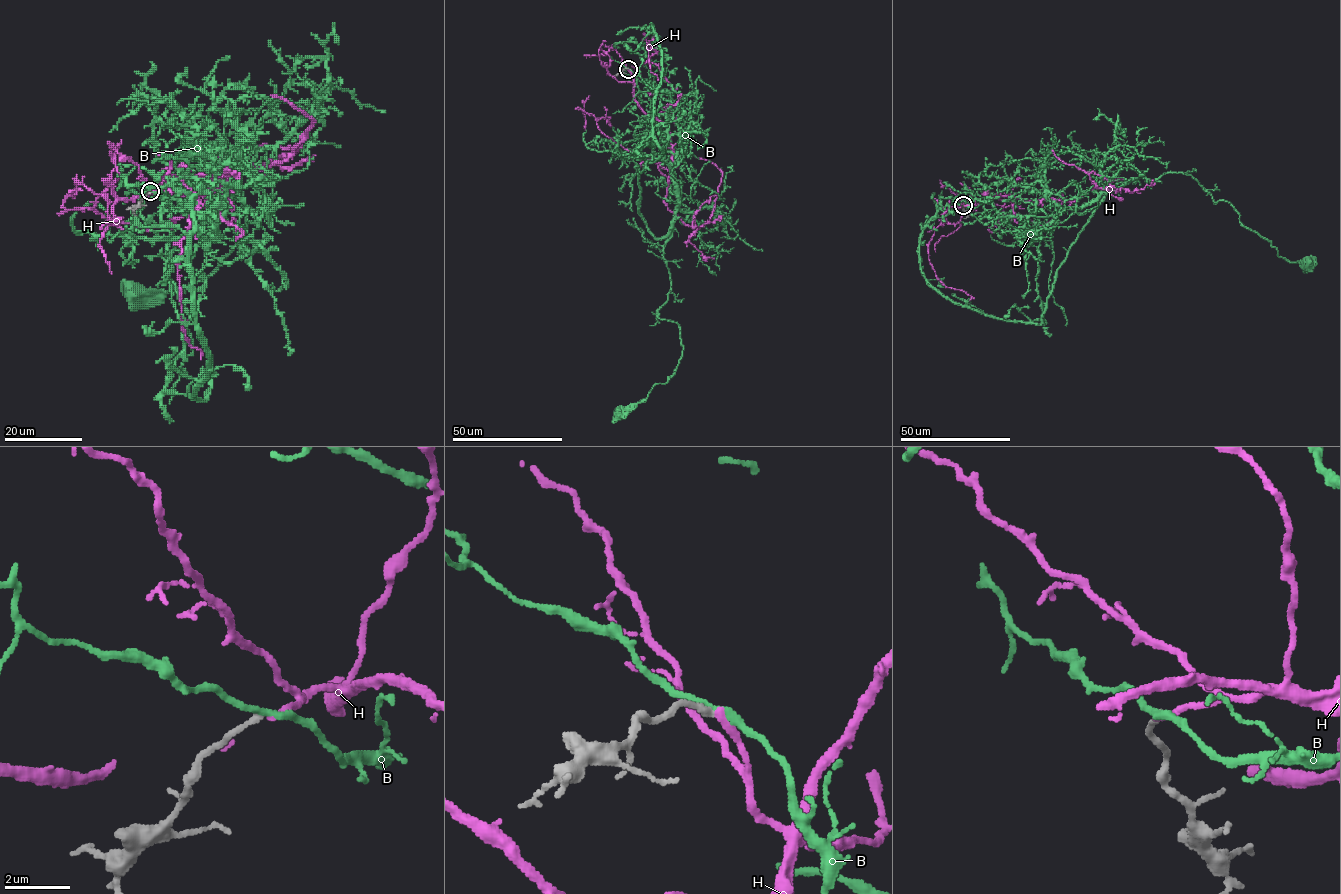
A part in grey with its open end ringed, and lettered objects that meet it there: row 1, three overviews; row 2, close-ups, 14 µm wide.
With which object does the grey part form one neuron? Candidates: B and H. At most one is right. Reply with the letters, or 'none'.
none

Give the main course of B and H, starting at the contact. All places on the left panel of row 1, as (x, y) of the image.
B: (150, 192), (223, 181), (217, 236), (223, 135), (203, 179), (240, 183), (246, 227), (183, 291), (133, 293)
H: (150, 192), (164, 176), (225, 183), (212, 162), (251, 146), (294, 148), (307, 134), (259, 169), (300, 148)

